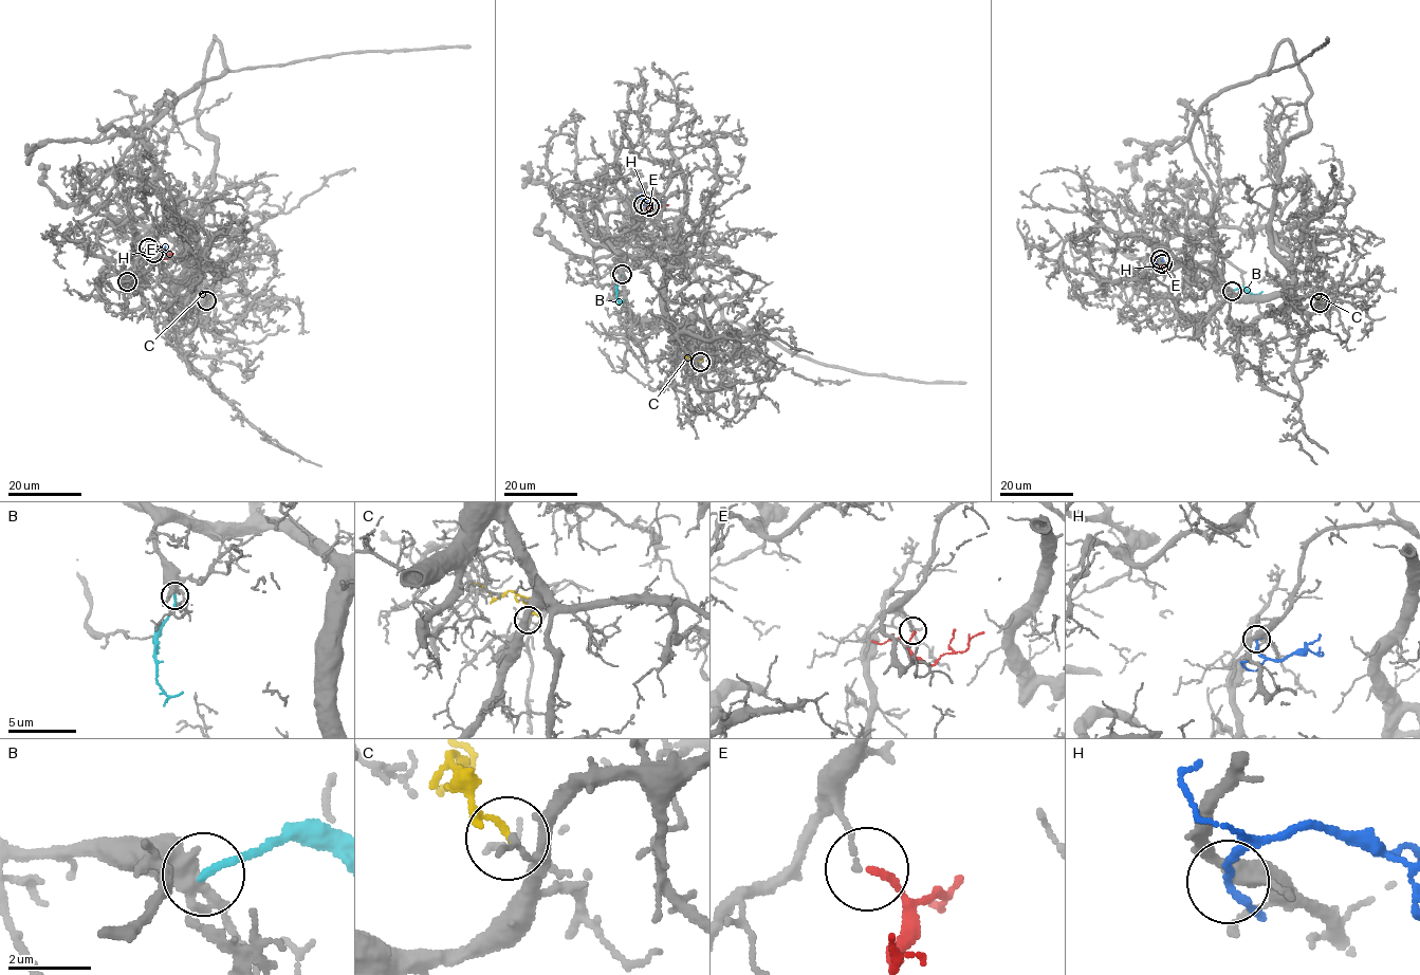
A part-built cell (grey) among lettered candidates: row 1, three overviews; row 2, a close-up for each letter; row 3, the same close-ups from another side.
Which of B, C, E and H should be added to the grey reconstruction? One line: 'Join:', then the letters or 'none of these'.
Join: E

